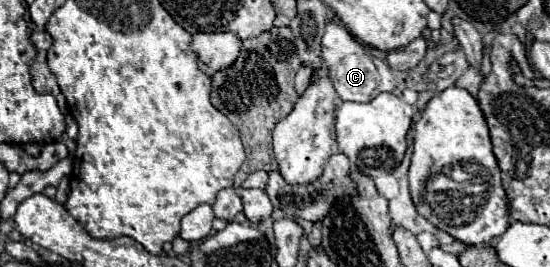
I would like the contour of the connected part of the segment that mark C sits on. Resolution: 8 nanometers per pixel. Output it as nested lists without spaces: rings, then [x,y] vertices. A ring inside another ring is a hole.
[[[329,22],[321,46],[323,46],[323,62],[329,70],[329,78],[331,78],[331,82],[333,82],[341,100],[371,102],[377,94],[393,92],[393,88],[397,86],[391,68],[385,62],[379,62],[379,60],[375,62],[367,54],[365,46],[361,46],[343,26]]]

